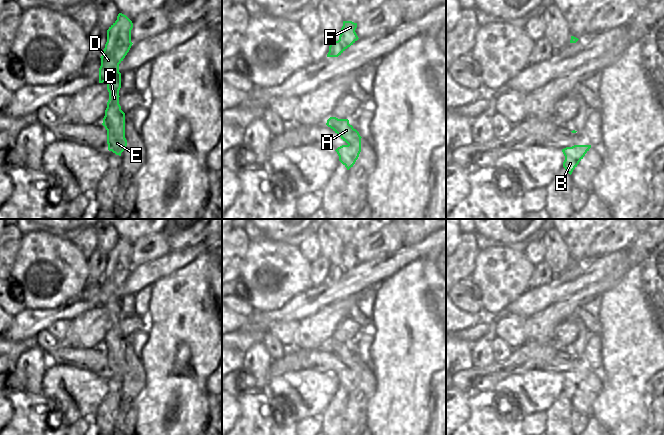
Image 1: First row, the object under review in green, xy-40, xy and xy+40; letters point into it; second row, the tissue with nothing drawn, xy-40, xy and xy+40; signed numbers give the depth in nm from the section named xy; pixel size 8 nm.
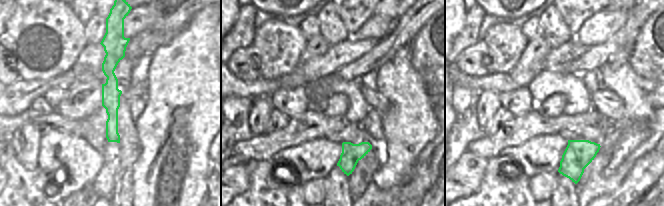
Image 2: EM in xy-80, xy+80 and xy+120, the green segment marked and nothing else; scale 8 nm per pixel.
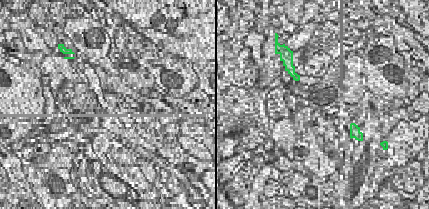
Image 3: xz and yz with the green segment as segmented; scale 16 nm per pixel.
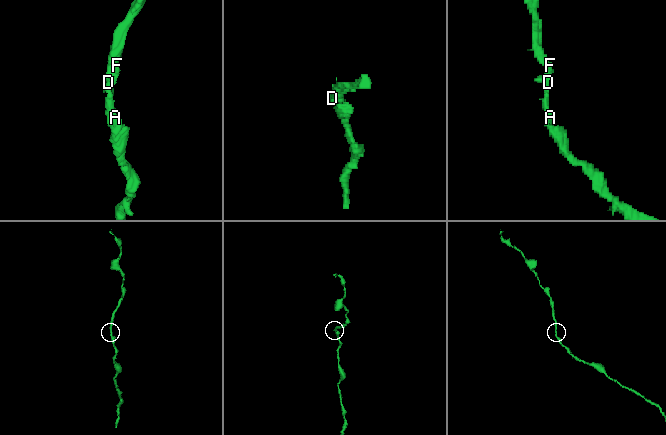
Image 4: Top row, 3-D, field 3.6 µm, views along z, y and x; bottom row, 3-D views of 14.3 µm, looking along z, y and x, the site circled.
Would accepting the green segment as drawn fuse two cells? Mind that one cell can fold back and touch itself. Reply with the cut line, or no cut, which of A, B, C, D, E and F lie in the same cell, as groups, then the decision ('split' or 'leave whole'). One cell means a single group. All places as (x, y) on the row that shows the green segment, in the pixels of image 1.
no cut | A B C D E F | leave whole

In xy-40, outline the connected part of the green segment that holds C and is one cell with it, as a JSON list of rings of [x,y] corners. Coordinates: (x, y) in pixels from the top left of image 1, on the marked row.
[[[119,13],[117,20],[107,30],[107,42],[100,57],[99,83],[105,82],[109,92],[102,125],[107,130],[108,150],[119,156],[127,146],[125,113],[119,104],[119,90],[121,88],[119,64],[133,44],[131,42],[132,28],[132,21],[126,15]]]

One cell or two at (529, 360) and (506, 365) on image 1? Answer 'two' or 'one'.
one

